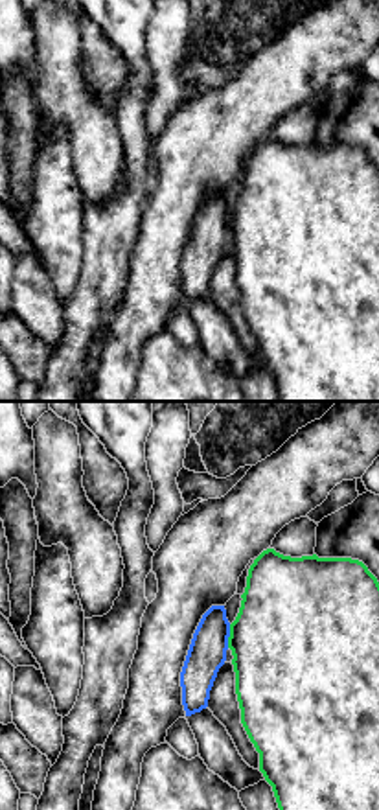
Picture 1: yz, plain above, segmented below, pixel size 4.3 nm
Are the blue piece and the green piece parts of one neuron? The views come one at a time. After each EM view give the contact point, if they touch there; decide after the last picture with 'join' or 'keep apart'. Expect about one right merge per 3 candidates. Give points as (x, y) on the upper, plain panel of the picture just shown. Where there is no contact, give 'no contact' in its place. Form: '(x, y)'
(229, 223)

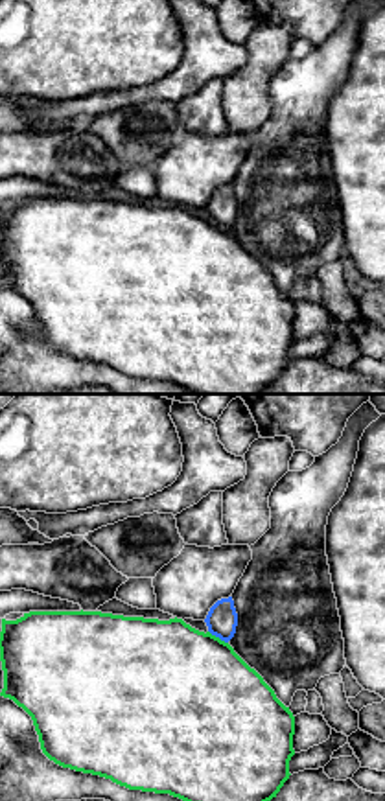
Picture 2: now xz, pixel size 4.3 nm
(218, 223)

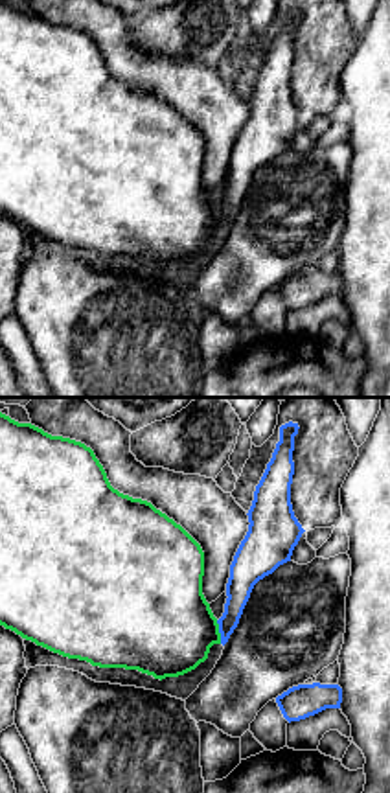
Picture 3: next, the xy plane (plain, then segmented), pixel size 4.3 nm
(219, 219)

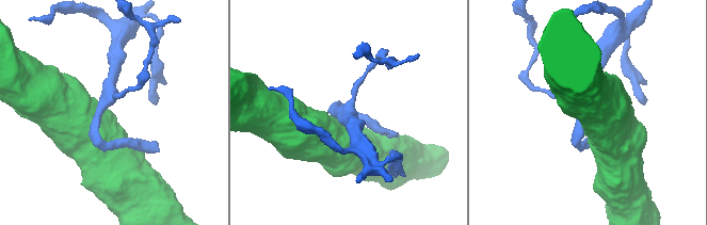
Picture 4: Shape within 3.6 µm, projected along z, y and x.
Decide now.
keep apart

